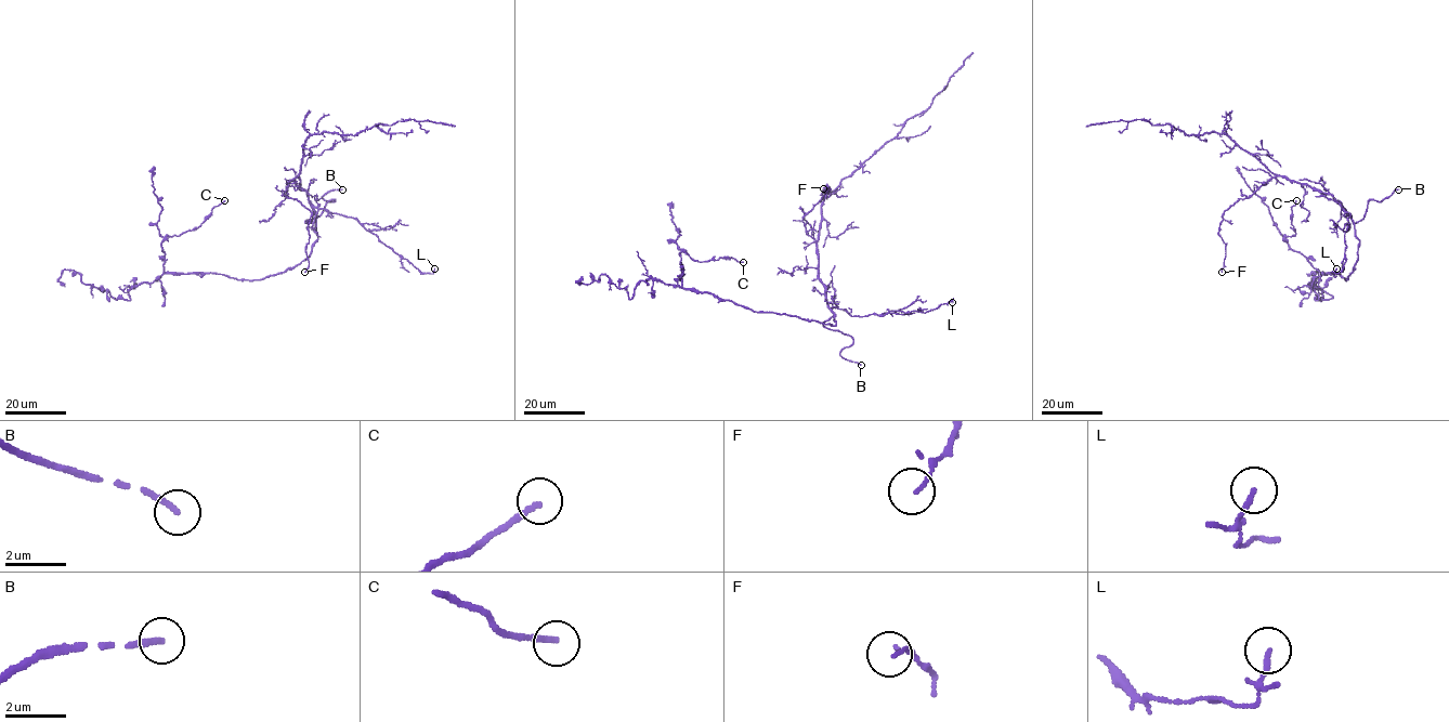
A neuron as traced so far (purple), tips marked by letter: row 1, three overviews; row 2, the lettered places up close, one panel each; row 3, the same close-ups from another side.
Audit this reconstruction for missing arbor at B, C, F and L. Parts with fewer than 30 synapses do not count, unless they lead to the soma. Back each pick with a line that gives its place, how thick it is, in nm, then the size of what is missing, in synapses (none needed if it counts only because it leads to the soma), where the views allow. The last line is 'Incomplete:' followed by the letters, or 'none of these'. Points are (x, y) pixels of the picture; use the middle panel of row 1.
B: (861, 365) | 190 nm
Incomplete: B

